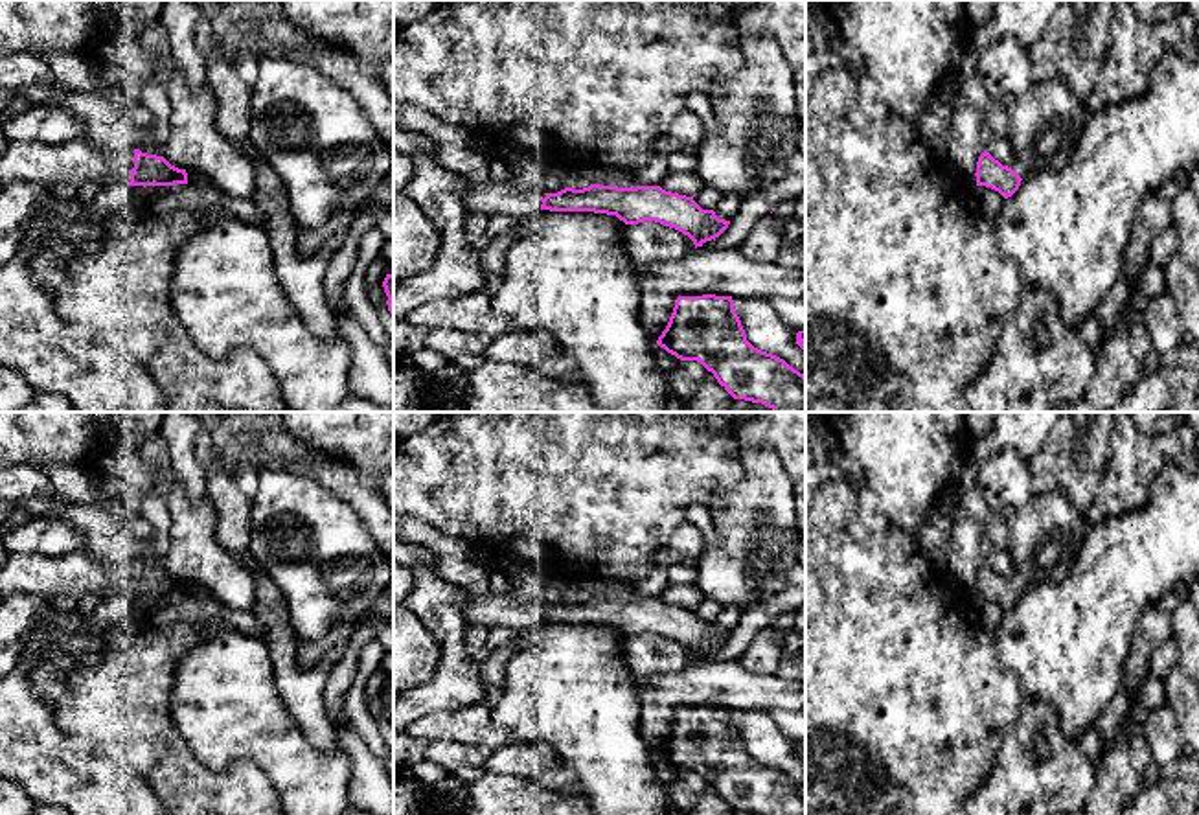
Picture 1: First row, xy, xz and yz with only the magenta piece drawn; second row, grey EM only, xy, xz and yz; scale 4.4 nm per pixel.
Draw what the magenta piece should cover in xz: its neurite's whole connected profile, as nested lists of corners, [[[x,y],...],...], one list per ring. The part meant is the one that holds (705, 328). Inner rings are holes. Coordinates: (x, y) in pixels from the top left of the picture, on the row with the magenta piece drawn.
[[[679,296],[657,344],[701,362],[734,399],[805,412],[805,373],[747,340],[732,296]]]

